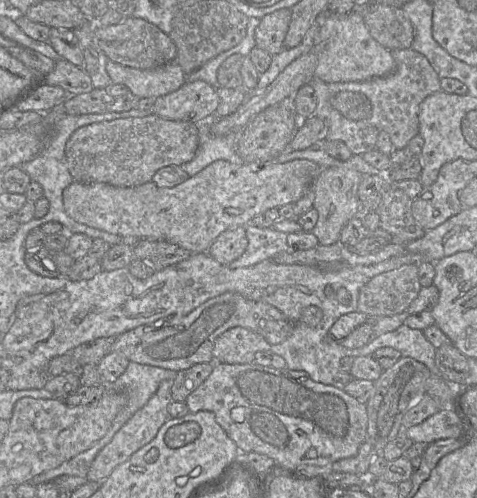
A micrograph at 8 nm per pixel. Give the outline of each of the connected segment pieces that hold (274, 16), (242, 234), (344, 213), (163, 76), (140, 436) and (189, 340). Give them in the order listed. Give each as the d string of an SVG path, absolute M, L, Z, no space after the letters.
M282 8L262 17L255 29L256 46L271 55L276 55L283 51L291 14L291 9Z
M245 226L222 232L211 244L208 254L222 265L228 266L238 259L248 247Z
M340 167L323 168L312 184L315 192L313 207L318 211L318 220L312 233L319 245L333 245L339 241L344 226L354 217L362 214L358 188L364 175L352 169Z
M108 59L106 72L112 83L127 86L139 98L166 95L179 89L187 80L175 61L153 69L136 69Z
M164 380L149 401L139 409L96 455L86 475L87 481L103 482L120 464L127 461L136 451L151 442L161 426L168 420L168 406L173 401L171 387L173 381Z
M227 292L207 300L186 316L157 320L119 335L115 338L112 351L123 354L130 362L179 372L195 364L214 362L215 340L234 327L246 328L261 335L269 344L277 345L293 333L294 323L268 303L249 300L236 292Z

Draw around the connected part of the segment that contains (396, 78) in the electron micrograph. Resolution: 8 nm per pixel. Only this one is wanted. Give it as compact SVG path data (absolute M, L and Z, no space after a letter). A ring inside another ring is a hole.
M408 49L391 51L396 63L395 70L383 77L360 82L328 83L317 77L311 80L318 104L315 114L327 125L327 141L345 143L353 155L364 155L374 146L363 141L362 130L374 126L389 134L394 149L406 148L409 141L419 134L419 106L429 95L441 90L441 79L421 53Z

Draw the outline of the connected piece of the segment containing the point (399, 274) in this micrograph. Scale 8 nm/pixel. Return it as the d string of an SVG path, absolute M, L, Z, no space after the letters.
M402 265L375 276L361 288L357 312L375 316L400 314L407 310L420 289L418 265Z

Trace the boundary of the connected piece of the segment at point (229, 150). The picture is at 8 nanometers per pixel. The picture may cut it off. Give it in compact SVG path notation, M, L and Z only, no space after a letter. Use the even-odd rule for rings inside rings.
M215 116L198 121L199 145L194 158L180 167L190 176L194 176L216 160L227 160L233 164L243 164L242 158L237 153L238 132L225 136L214 136L210 126Z

